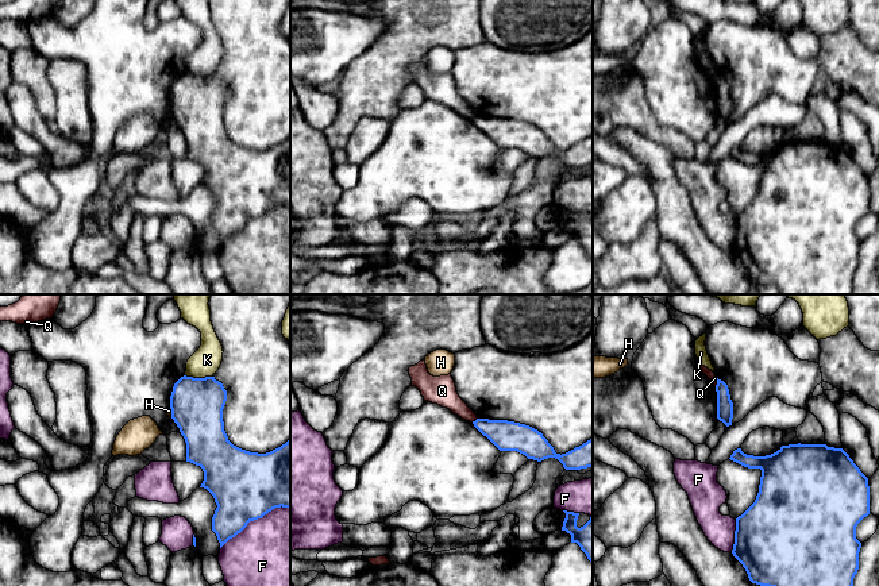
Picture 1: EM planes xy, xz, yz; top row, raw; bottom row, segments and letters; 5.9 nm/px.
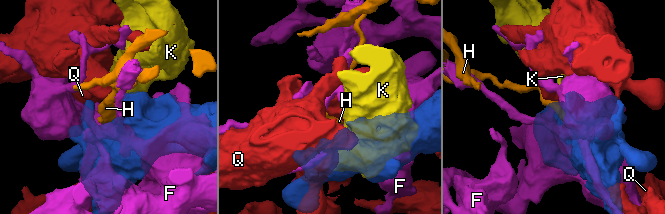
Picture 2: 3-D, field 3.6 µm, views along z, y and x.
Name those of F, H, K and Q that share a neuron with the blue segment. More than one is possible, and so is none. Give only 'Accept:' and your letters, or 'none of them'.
Accept: none of them

